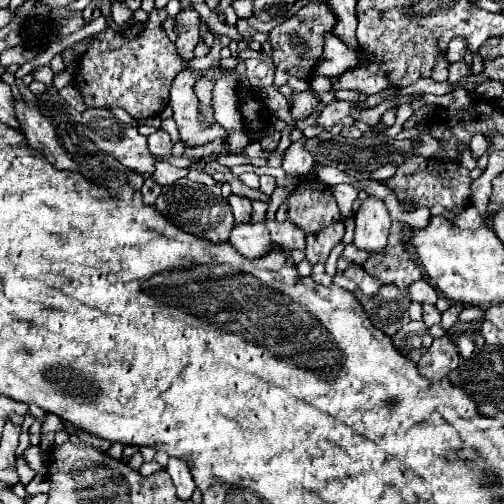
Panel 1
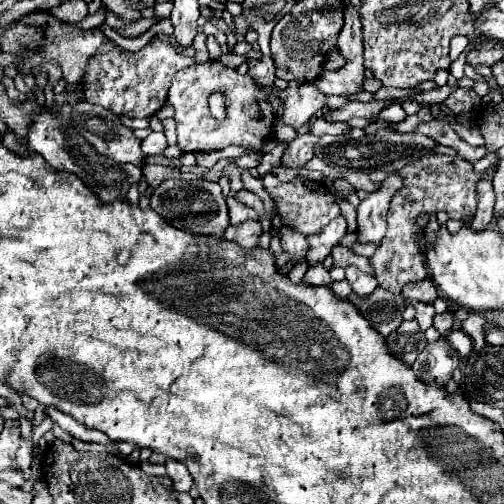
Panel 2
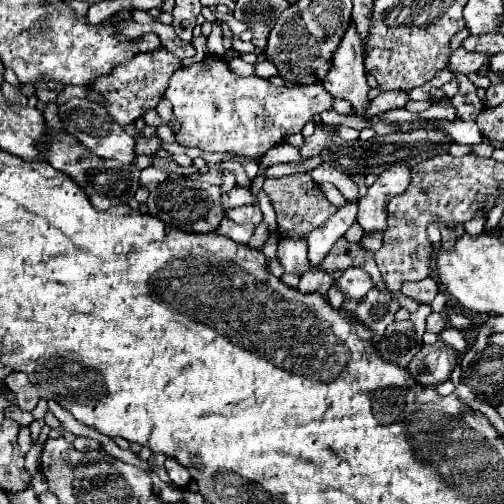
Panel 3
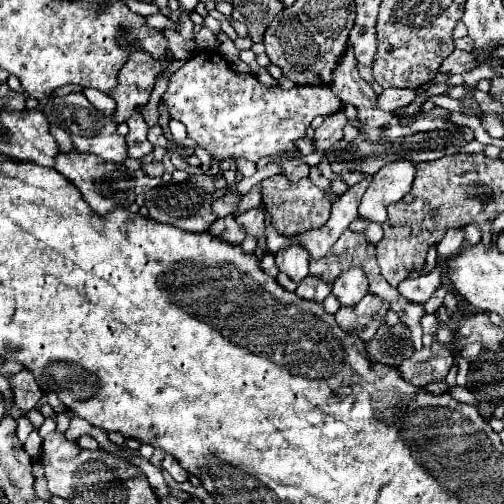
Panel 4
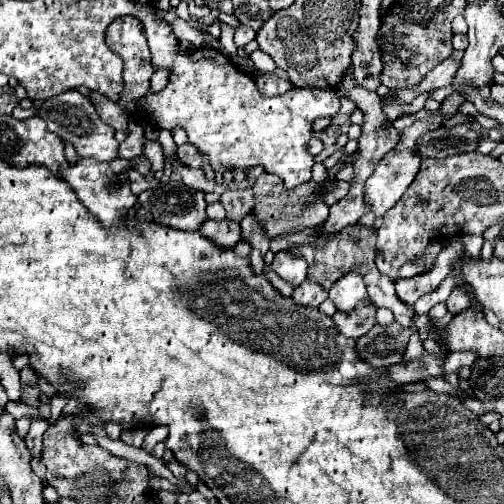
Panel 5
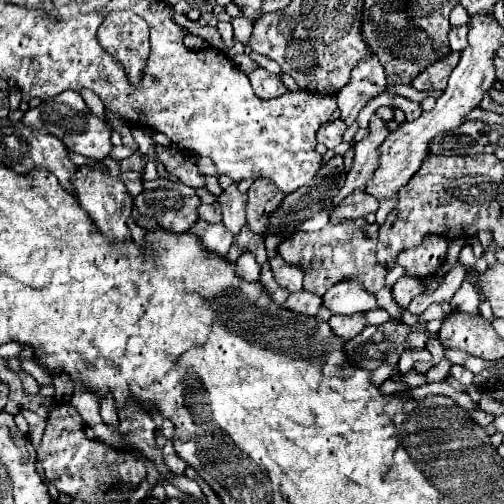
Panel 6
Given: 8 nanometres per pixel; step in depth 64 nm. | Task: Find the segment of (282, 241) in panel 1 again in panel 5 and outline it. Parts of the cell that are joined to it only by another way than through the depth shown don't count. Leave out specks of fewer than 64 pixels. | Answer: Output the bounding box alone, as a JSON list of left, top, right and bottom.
[272,250,306,286]

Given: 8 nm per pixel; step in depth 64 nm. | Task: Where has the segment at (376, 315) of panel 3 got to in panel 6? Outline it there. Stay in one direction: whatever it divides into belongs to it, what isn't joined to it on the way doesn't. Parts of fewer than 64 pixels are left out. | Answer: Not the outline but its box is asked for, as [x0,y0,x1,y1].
[330,312,368,340]

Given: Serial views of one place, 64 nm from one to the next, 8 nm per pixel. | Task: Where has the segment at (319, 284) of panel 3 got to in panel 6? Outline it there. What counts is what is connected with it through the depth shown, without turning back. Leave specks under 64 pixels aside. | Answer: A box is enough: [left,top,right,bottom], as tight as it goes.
[286,290,322,316]

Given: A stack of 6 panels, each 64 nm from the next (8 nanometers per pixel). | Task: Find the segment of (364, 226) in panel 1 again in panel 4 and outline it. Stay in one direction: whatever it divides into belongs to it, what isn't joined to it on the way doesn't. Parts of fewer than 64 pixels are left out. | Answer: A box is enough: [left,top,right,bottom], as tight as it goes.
[358,160,416,224]

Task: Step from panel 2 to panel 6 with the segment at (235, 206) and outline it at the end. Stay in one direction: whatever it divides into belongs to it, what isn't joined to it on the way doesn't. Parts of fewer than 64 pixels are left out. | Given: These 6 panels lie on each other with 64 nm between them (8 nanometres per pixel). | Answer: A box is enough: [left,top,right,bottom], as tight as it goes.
[236,224,268,264]

